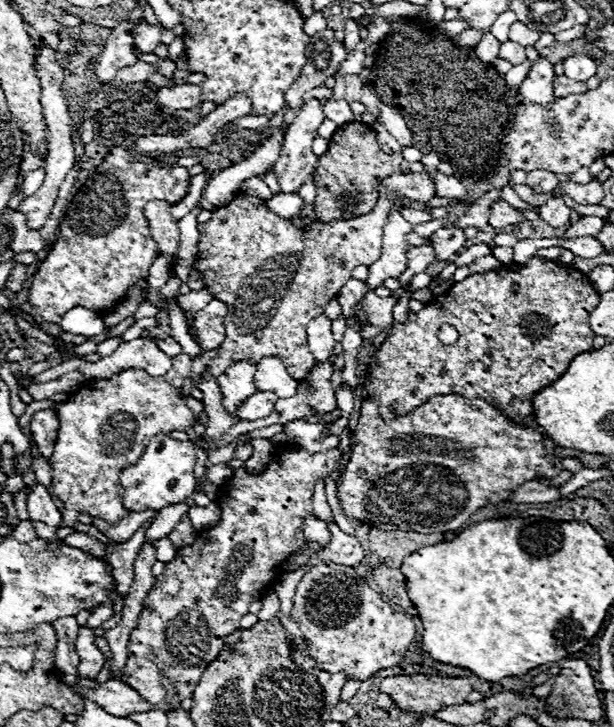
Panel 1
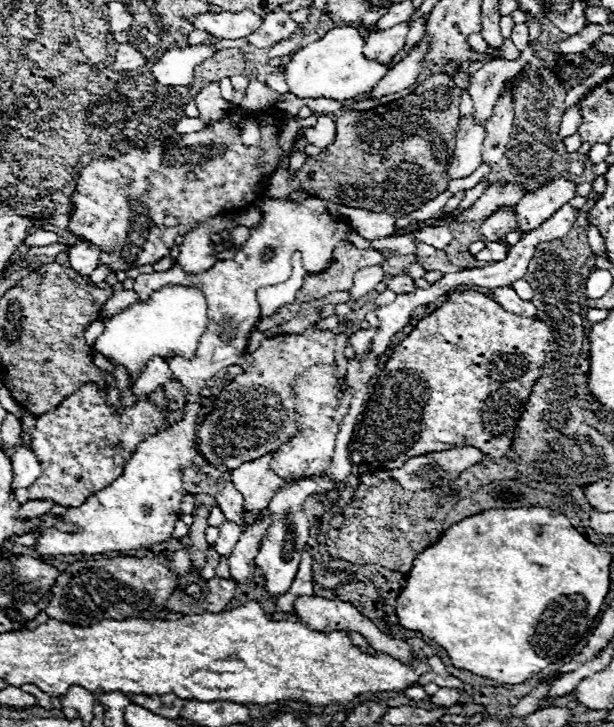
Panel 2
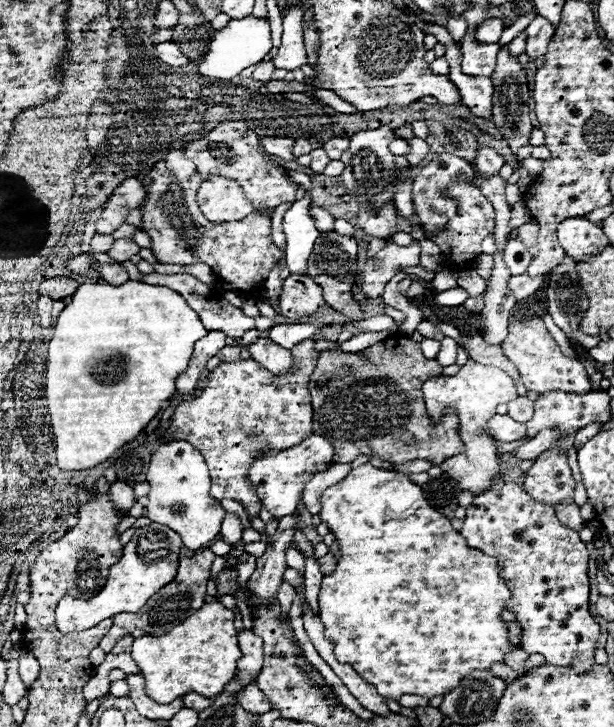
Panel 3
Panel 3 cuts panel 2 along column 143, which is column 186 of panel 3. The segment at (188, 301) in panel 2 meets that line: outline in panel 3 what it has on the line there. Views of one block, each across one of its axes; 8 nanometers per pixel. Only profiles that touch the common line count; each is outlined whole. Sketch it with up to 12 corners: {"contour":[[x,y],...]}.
{"contour":[[84,282],[48,344],[56,466],[88,470],[174,396],[186,300]]}

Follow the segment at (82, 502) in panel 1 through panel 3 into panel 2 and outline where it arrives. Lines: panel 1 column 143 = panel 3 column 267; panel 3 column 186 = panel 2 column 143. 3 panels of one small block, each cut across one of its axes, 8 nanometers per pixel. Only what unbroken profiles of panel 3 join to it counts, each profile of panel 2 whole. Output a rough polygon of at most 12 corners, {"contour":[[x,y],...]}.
{"contour":[[82,384],[38,416],[30,500],[78,508],[164,426]]}

